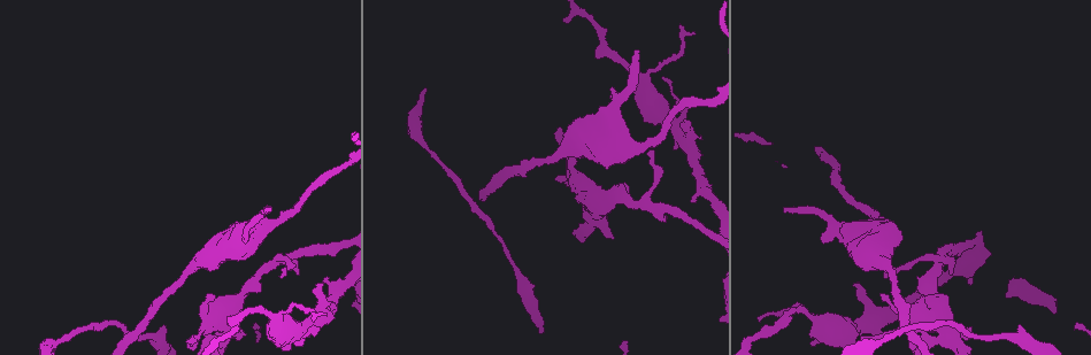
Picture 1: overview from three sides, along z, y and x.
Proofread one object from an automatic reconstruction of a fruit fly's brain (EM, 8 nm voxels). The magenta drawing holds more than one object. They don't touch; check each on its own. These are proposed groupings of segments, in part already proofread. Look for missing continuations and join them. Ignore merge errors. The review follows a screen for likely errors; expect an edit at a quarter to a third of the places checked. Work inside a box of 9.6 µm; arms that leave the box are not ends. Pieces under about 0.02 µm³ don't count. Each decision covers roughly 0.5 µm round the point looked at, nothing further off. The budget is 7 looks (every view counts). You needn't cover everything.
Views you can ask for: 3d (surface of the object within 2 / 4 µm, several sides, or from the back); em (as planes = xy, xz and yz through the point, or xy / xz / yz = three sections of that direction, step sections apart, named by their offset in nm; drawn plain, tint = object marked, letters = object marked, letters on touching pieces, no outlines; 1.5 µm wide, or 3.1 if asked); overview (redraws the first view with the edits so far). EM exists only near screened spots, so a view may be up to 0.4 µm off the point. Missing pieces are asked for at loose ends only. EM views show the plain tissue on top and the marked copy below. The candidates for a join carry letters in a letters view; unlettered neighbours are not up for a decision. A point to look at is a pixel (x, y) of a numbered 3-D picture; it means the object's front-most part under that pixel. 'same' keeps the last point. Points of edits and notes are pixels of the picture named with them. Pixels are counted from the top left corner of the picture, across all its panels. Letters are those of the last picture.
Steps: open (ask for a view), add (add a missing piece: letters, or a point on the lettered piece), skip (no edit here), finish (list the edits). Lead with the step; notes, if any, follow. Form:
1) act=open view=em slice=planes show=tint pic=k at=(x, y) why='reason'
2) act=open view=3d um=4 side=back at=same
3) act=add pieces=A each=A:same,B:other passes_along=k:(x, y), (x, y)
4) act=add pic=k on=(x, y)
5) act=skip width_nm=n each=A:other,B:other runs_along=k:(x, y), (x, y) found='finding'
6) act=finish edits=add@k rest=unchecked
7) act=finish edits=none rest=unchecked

act=open view=em slice=planes show=letters pic=1 at=(321, 286)

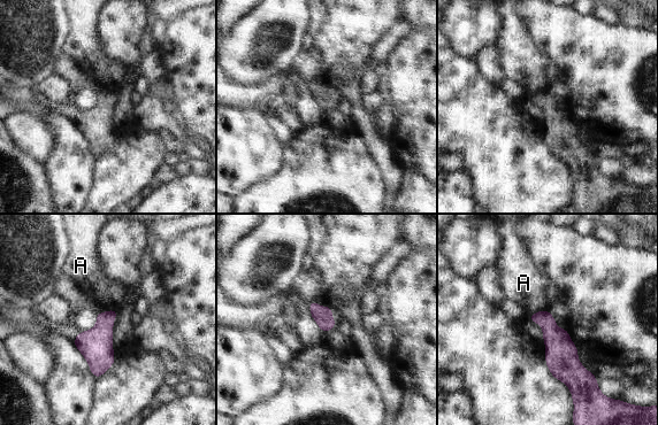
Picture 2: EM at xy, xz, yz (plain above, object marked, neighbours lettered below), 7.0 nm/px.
act=skip width_nm=130 longest_contact=A:140nm each=A:other found='none of them fits'

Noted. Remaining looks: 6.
act=open view=3d um=2 pic=1 at=(784, 208) why='free end'

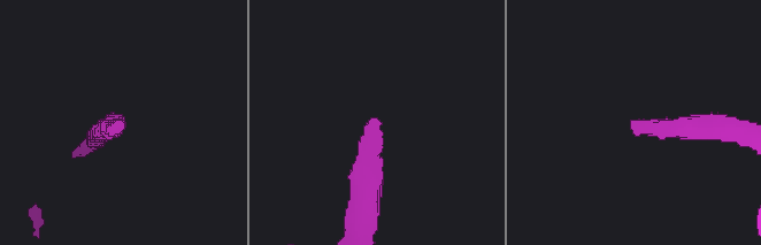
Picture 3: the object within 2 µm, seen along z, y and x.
act=open view=em slice=planes show=tint pic=3 at=(377, 119) why='now the EM'

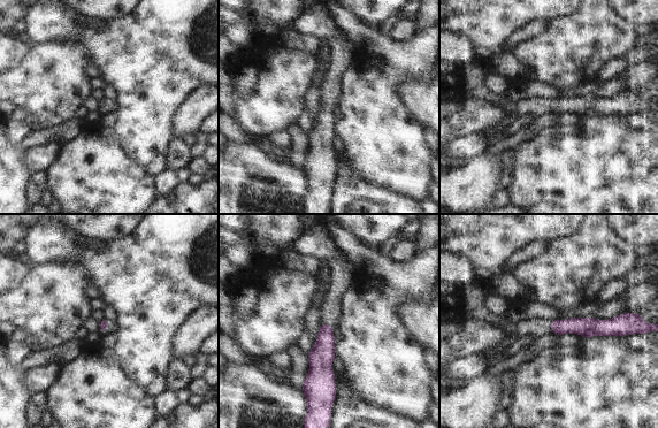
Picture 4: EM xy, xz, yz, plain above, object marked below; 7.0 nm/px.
act=open view=em slice=planes show=letters at=same

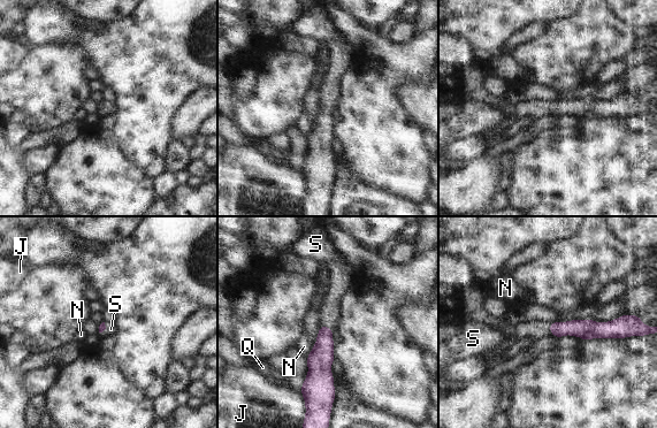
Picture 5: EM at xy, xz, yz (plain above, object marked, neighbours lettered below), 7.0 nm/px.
act=add pieces=S each=J:other,N:other,Q:other,S:same passes_along=5:(321, 357), (326, 326), (330, 310) found='the cell continues'

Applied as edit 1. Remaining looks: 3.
act=open view=em slice=yz step=4 show=letters pic=1 at=(809, 344) why='tapers out'

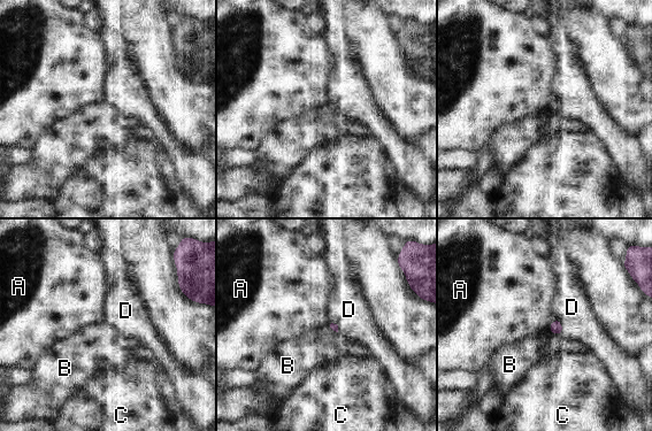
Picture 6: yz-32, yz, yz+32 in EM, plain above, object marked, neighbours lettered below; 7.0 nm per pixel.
act=skip each=A:other,B:other,C:other,D:other border=6:(549, 331), (553, 335) found='none of them fits'

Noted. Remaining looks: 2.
act=finish edits=add@5 rest=unchecked

